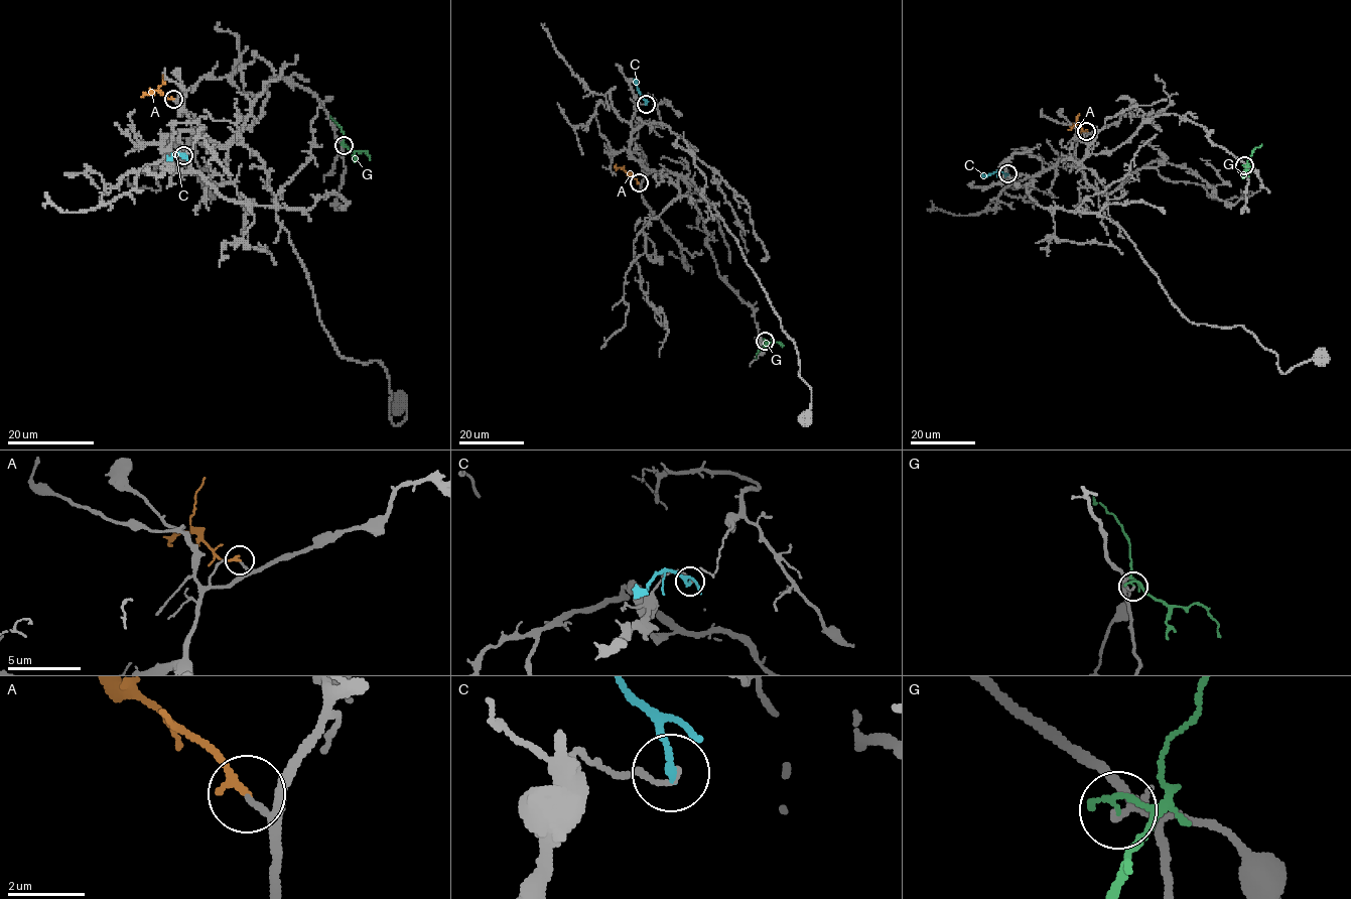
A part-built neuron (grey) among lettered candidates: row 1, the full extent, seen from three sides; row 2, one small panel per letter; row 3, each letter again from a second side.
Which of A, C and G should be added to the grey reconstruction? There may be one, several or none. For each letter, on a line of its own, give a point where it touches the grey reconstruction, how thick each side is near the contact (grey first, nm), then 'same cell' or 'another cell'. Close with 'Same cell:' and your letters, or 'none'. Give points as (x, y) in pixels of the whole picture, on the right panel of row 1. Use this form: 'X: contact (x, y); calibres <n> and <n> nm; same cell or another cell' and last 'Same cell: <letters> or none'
A: contact (1086, 131); calibres 140 and 200 nm; same cell
C: contact (1007, 173); calibres 130 and 200 nm; another cell
G: contact (1244, 165); calibres 120 and 130 nm; another cell
Same cell: A

